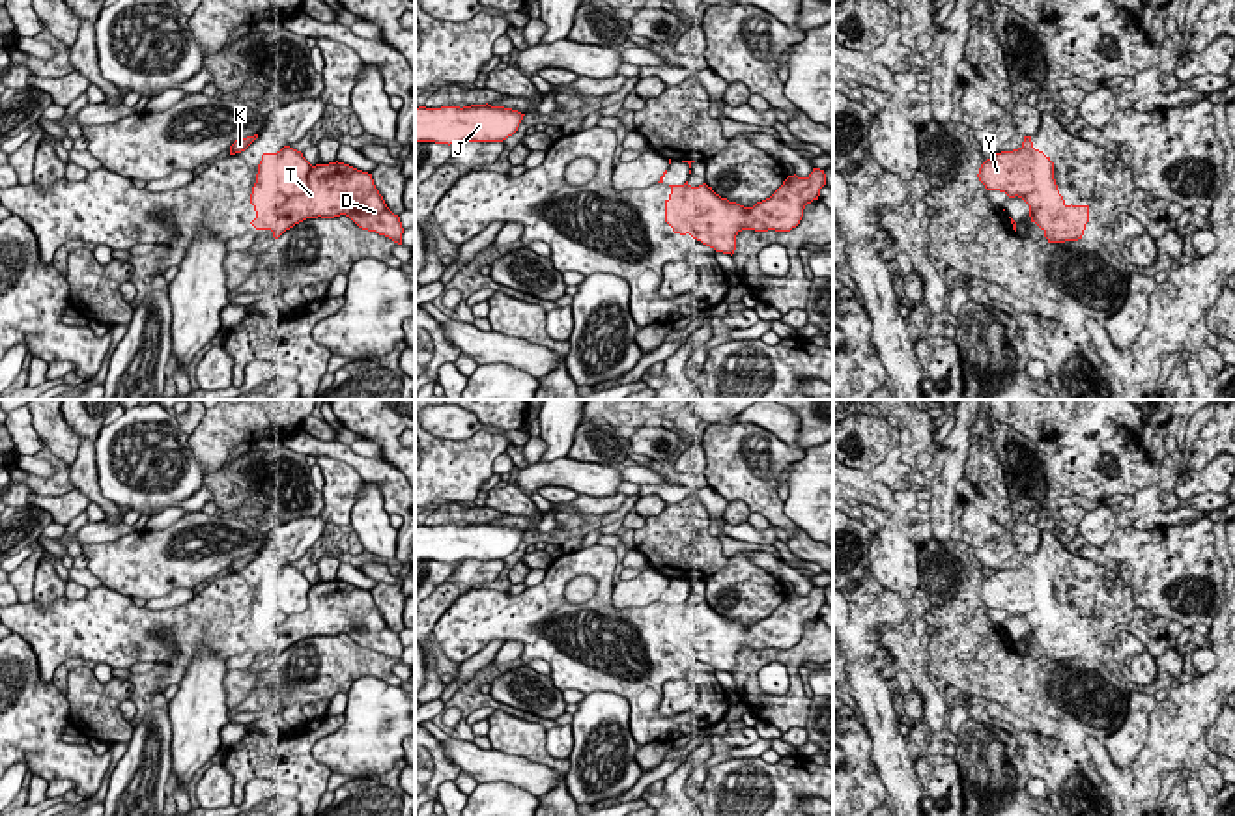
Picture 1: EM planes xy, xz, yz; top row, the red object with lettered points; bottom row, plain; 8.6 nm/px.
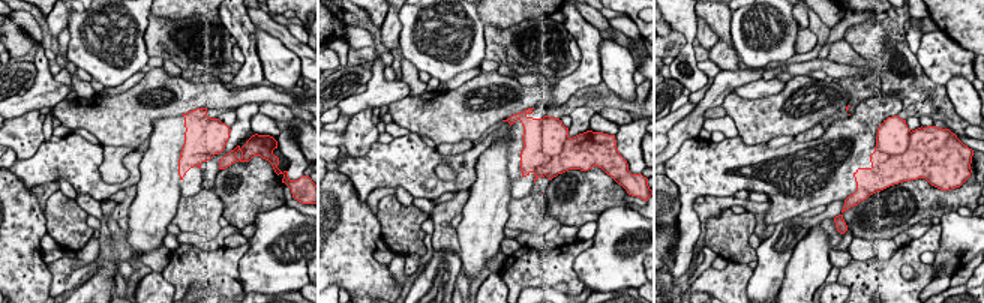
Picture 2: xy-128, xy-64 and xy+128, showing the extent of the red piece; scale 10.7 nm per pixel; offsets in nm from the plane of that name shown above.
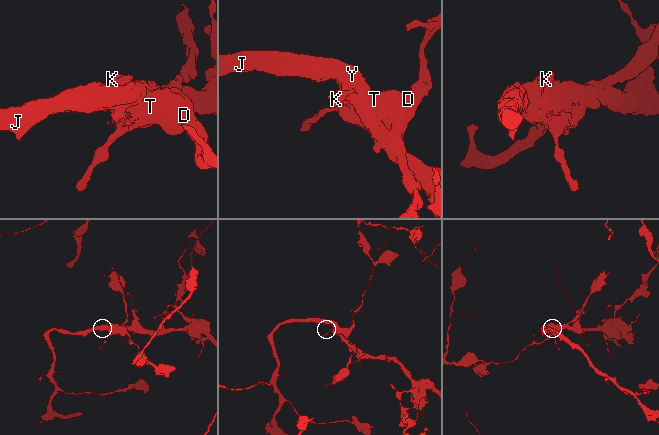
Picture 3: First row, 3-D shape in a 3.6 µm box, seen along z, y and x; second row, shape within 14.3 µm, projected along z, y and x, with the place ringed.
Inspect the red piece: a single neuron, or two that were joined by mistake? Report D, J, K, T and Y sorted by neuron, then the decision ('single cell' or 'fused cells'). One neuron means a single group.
D T / J K Y; fused cells

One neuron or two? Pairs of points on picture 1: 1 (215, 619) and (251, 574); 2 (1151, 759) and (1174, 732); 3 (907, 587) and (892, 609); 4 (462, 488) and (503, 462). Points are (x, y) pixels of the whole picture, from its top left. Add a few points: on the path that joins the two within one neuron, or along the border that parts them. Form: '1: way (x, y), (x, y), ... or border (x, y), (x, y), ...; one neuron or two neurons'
1: way (223, 607), (243, 585); one neuron
2: way (1157, 753), (1172, 738); one neuron
3: border (884, 589), (905, 602); two neurons
4: border (503, 452), (494, 462), (492, 473); two neurons

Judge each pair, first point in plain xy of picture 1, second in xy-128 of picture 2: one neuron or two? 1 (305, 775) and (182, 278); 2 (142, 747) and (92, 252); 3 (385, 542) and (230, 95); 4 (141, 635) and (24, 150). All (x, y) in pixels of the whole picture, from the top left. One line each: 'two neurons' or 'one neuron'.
1: one neuron
2: two neurons
3: two neurons
4: two neurons

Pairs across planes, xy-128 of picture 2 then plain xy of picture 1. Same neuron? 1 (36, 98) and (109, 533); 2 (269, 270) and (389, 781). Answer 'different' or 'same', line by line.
1: same
2: different

